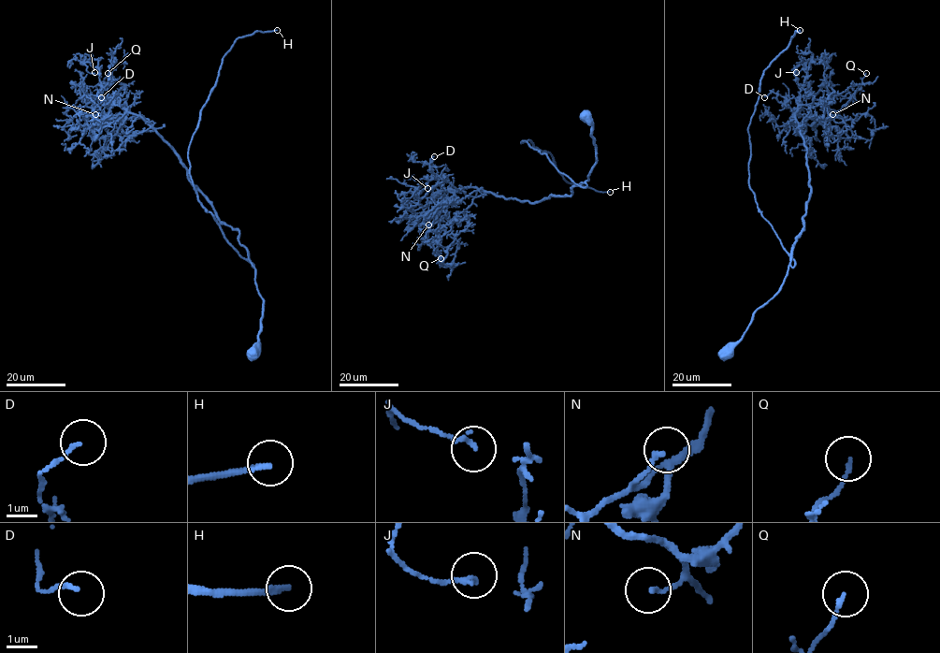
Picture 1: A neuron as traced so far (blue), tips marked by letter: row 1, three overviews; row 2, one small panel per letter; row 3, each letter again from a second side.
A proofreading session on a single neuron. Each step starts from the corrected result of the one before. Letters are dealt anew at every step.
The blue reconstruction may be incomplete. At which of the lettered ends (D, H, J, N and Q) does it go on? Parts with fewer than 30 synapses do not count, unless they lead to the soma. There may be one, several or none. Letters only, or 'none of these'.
H

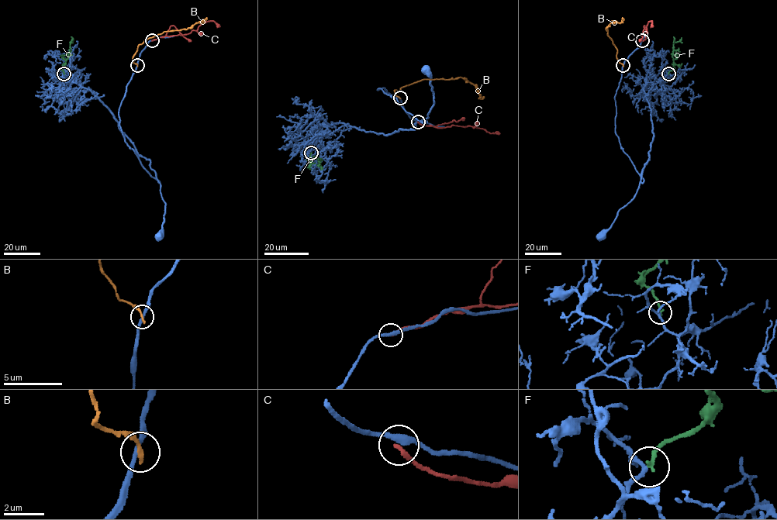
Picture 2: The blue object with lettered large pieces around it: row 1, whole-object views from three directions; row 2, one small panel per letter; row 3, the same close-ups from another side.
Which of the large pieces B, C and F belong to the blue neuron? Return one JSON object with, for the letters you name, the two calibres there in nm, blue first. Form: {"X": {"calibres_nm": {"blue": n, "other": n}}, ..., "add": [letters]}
{"F": {"calibres_nm": {"blue": 190, "other": 220}}, "add": ["F"]}

